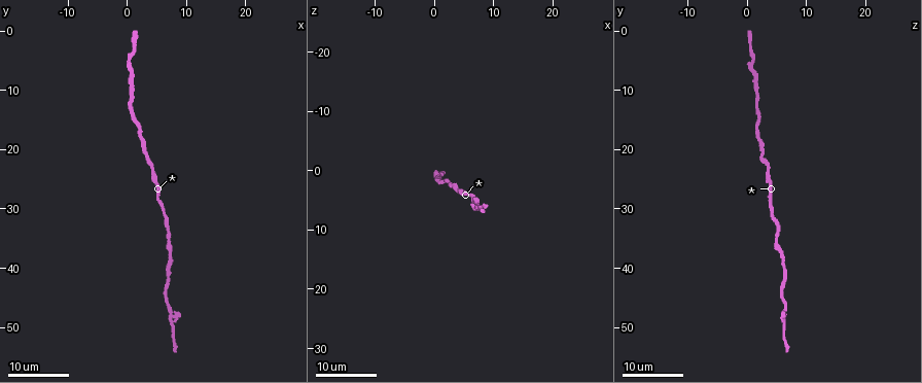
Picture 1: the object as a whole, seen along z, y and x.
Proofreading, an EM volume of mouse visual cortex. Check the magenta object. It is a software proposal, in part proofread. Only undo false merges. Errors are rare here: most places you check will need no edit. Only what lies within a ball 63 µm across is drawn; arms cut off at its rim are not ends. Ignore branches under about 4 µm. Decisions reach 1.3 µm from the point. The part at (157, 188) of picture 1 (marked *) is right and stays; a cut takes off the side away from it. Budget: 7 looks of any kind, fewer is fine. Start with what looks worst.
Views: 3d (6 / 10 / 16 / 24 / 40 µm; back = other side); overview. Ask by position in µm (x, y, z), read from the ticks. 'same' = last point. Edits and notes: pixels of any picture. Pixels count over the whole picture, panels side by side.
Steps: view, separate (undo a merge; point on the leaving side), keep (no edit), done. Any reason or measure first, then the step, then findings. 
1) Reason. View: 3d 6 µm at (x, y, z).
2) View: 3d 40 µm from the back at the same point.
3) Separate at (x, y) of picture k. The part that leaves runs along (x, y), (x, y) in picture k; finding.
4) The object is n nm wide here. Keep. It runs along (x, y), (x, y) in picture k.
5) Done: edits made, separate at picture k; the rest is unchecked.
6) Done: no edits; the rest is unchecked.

Calibre changes. View: 3d 16 µm at (7.0, 48.5, 6.0).

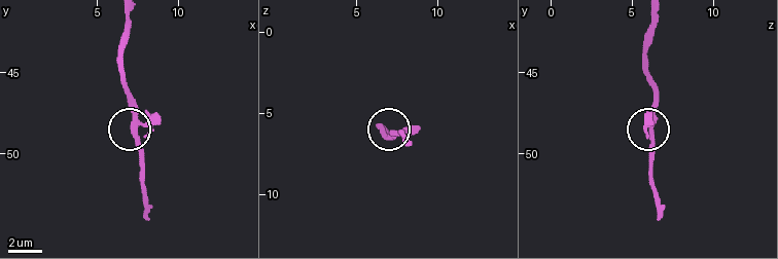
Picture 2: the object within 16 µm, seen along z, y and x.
Closer look. View: 3d 10 µm at (7.3, 48.8, 6.3).

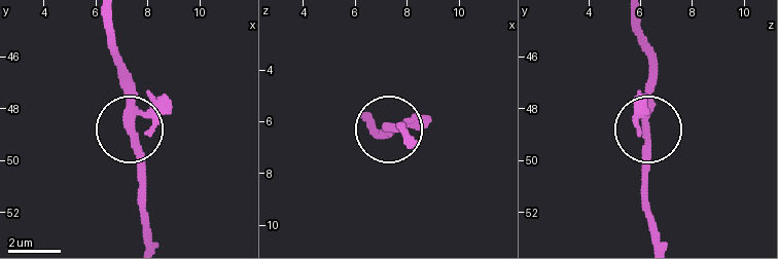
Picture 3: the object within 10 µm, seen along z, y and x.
Keep. It runs along (109, 19), (109, 39), (122, 65), (142, 216) in picture 3; continuous, no second cell.

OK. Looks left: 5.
Sudden change in width. View: 3d 24 µm at (6.5, 44.0, 6.0).

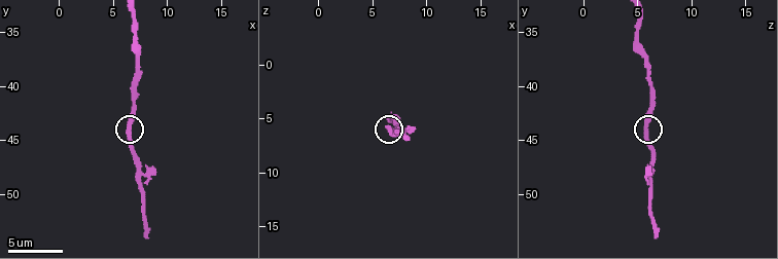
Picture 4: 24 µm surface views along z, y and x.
View: 3d 6 µm at (6.4, 44.0, 5.6).

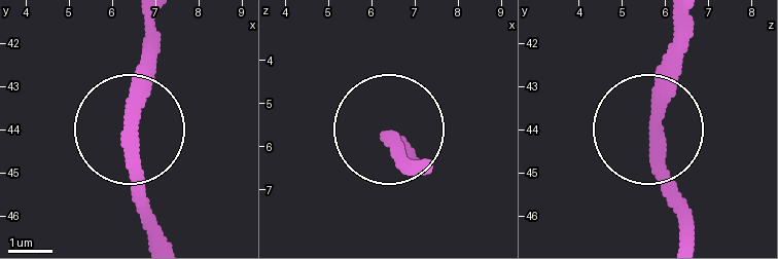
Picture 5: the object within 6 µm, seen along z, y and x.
Keep. It runs along (146, 20), (146, 86), (124, 152), (156, 241) in picture 5; all the same cell.

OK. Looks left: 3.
Sudden change in width. View: 3d 24 µm at (6.5, 31.5, 4.5).

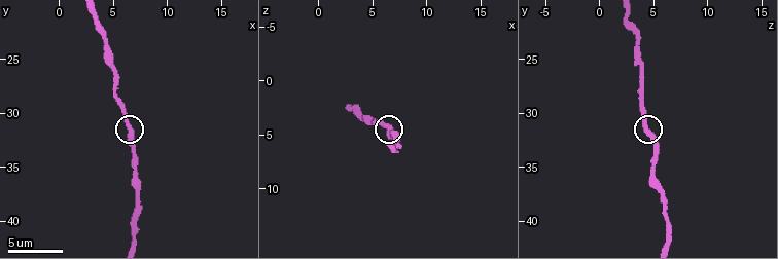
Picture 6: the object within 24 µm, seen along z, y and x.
View: 3d 6 µm at (6.6, 31.2, 4.2).

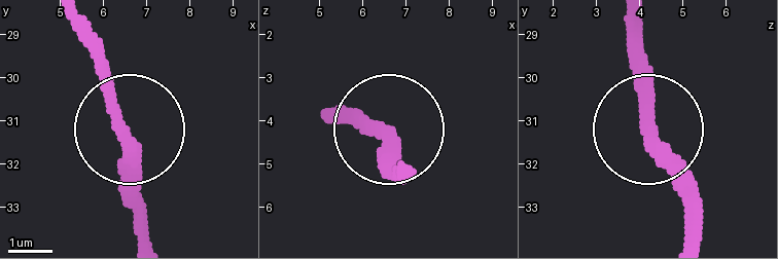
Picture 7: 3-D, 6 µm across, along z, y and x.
Keep. It runs along (330, 124), (385, 124), (393, 176) in picture 7; one cell here.

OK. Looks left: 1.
Done: no edits; the rest is unchecked.

